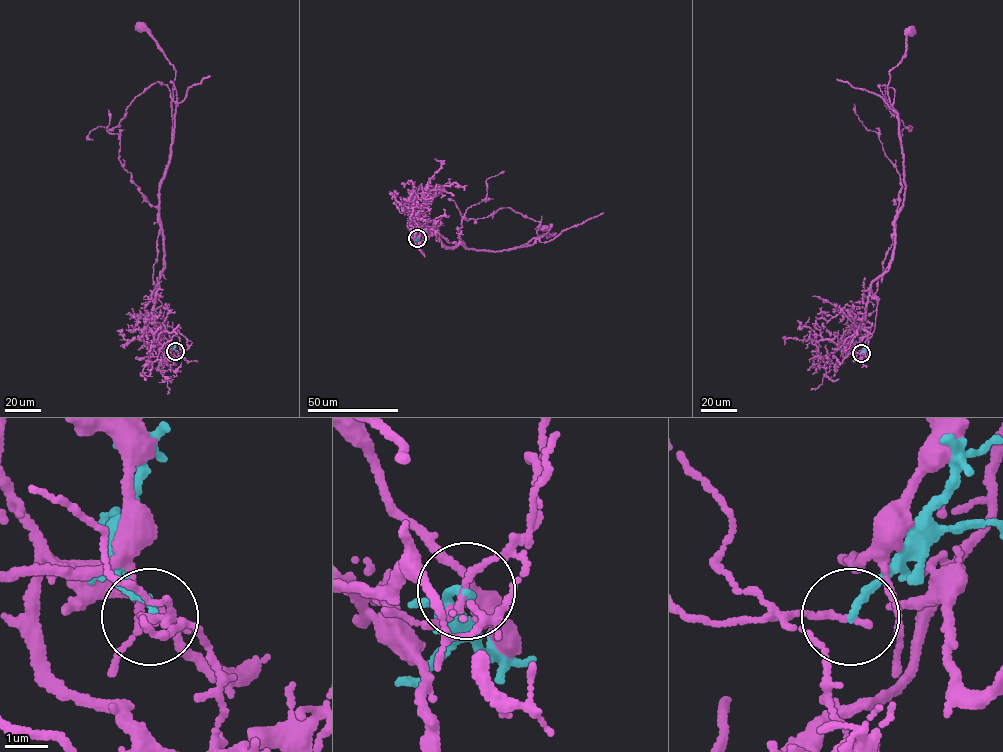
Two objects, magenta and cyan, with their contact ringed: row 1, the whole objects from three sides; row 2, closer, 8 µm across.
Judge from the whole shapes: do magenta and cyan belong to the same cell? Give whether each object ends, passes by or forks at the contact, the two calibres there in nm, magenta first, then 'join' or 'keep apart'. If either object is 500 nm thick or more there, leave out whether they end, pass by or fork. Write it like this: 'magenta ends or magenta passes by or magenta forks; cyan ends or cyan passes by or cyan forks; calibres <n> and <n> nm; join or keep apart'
magenta passes by; cyan ends; calibres 110 and 170 nm; keep apart

